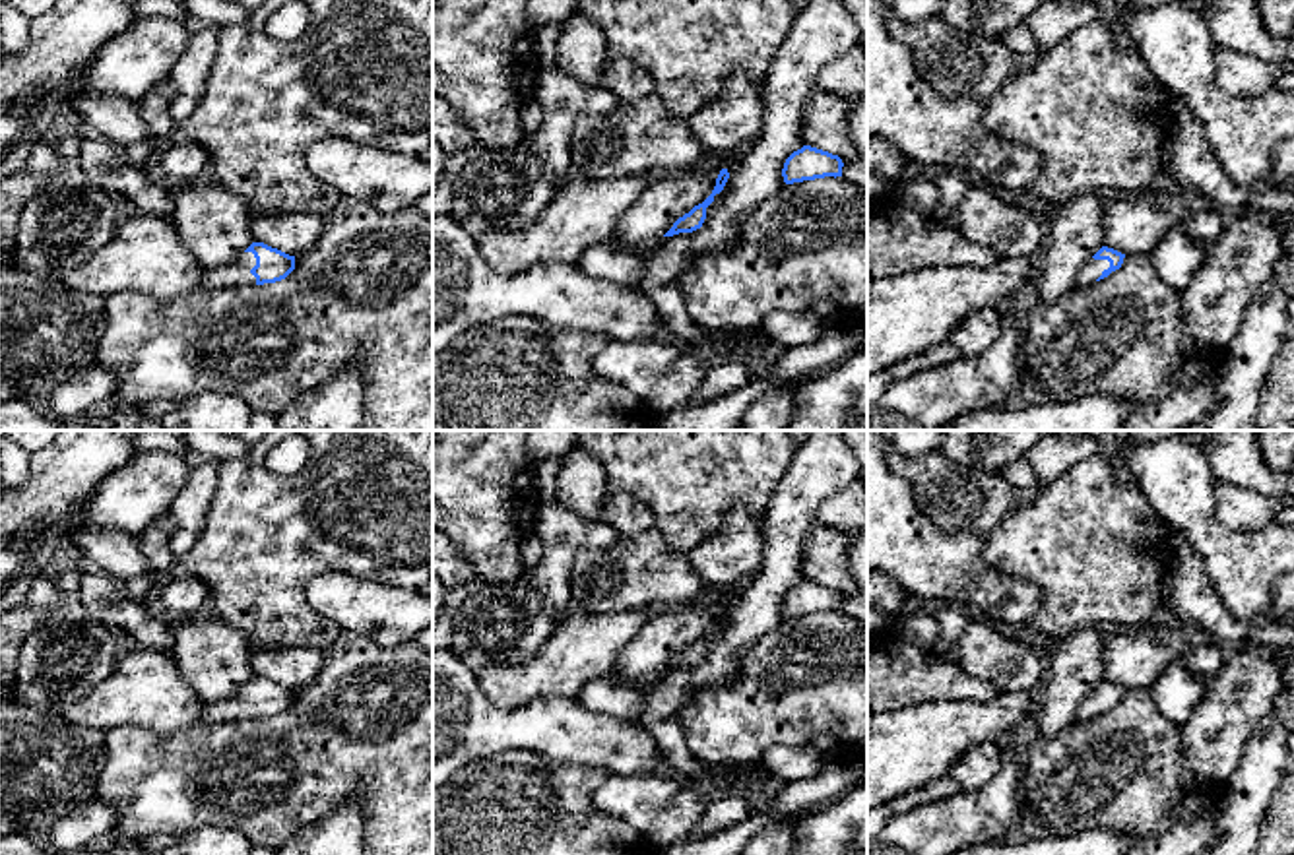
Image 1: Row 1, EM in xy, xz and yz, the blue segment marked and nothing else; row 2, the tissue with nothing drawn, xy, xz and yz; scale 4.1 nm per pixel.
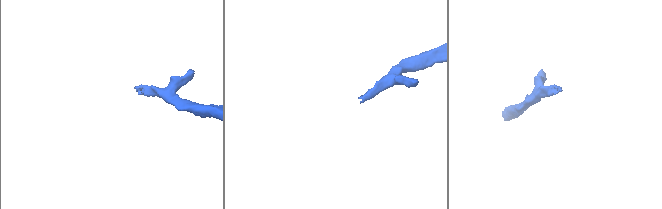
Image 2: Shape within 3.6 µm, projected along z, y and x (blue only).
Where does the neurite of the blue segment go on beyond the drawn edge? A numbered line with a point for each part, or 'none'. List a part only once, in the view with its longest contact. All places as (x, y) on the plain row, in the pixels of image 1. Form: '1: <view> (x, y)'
1: xy (237, 706)

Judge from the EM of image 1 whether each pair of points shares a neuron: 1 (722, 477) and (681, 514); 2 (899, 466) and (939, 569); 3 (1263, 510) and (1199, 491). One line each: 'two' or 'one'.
1: one
2: two
3: two

